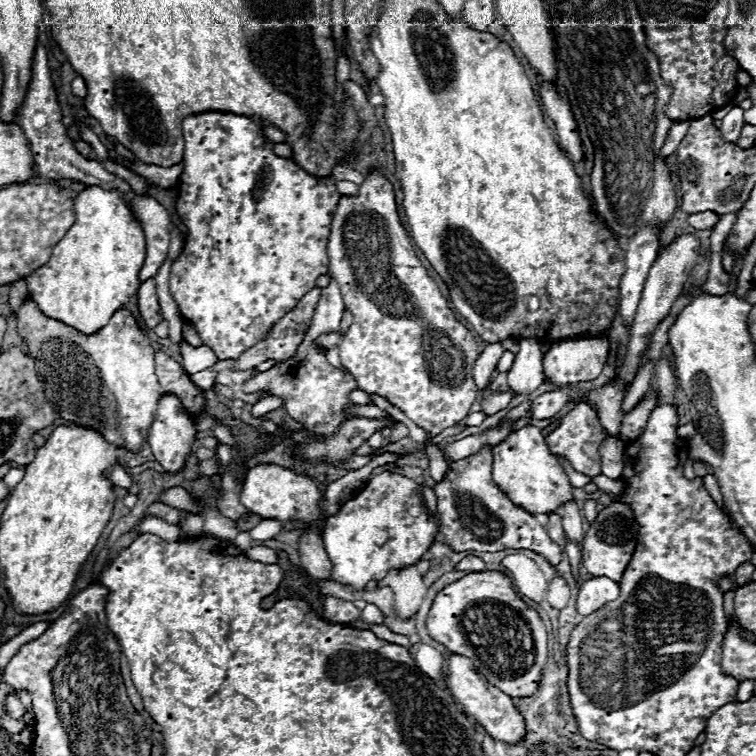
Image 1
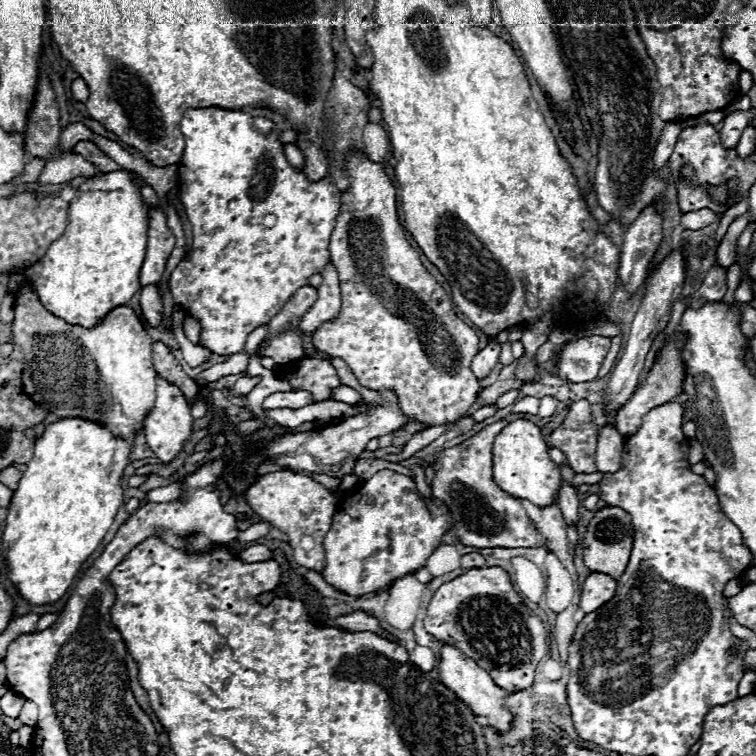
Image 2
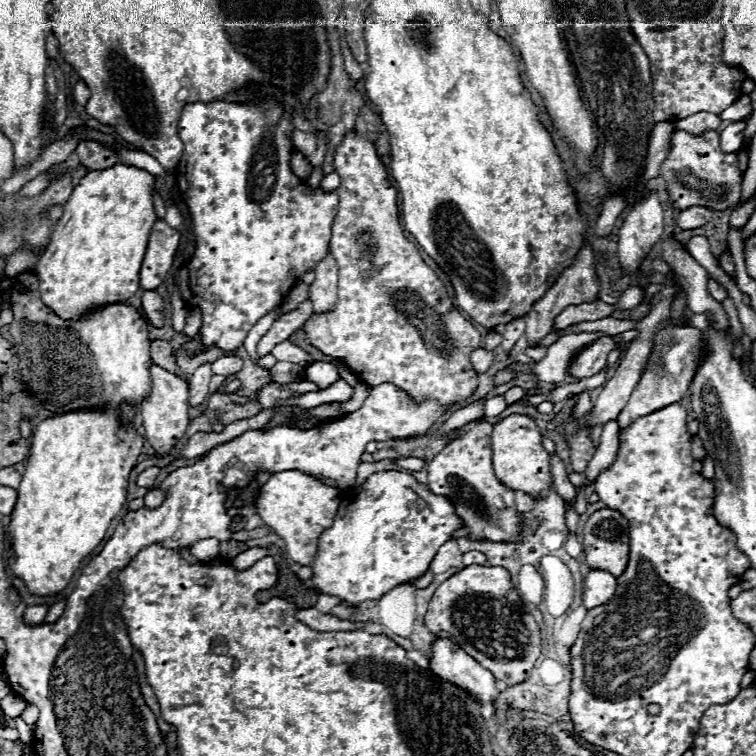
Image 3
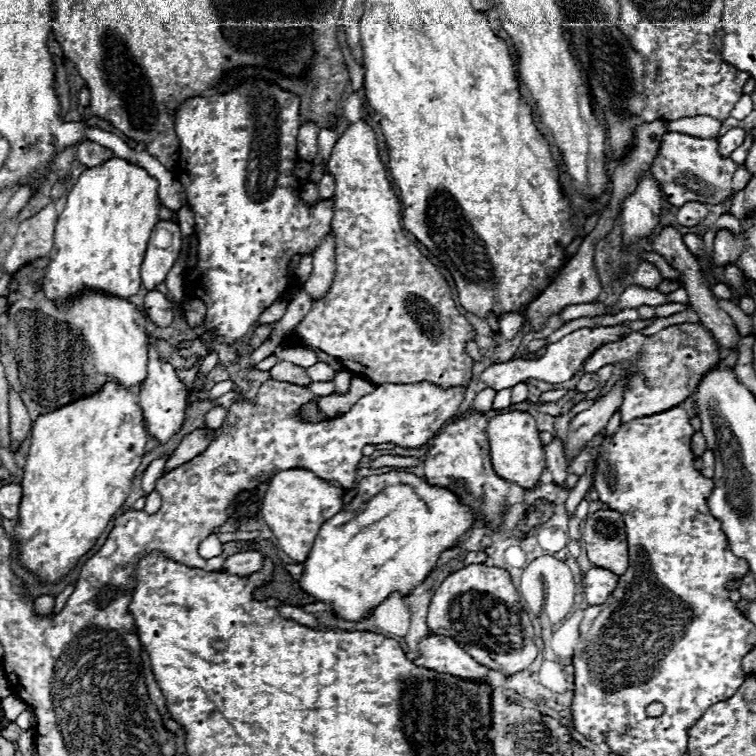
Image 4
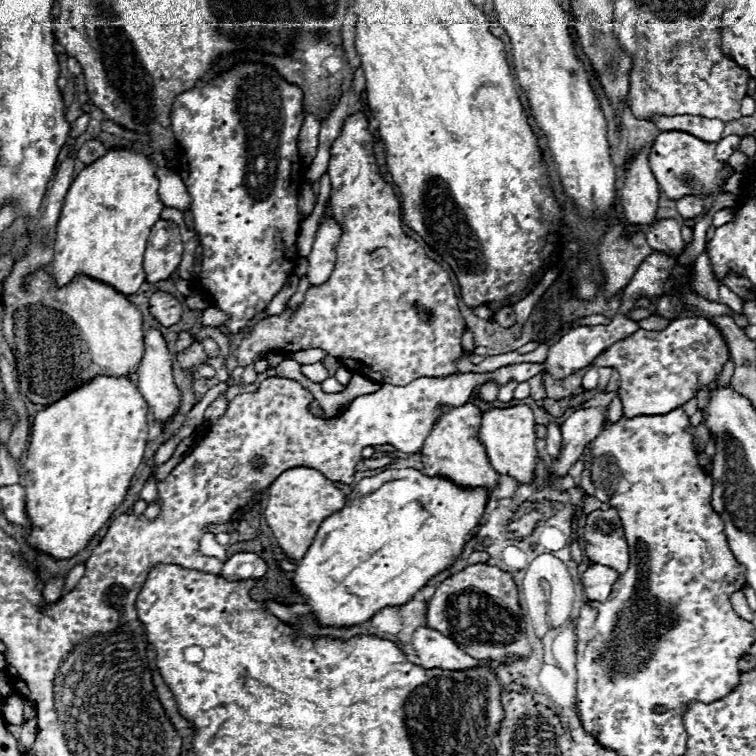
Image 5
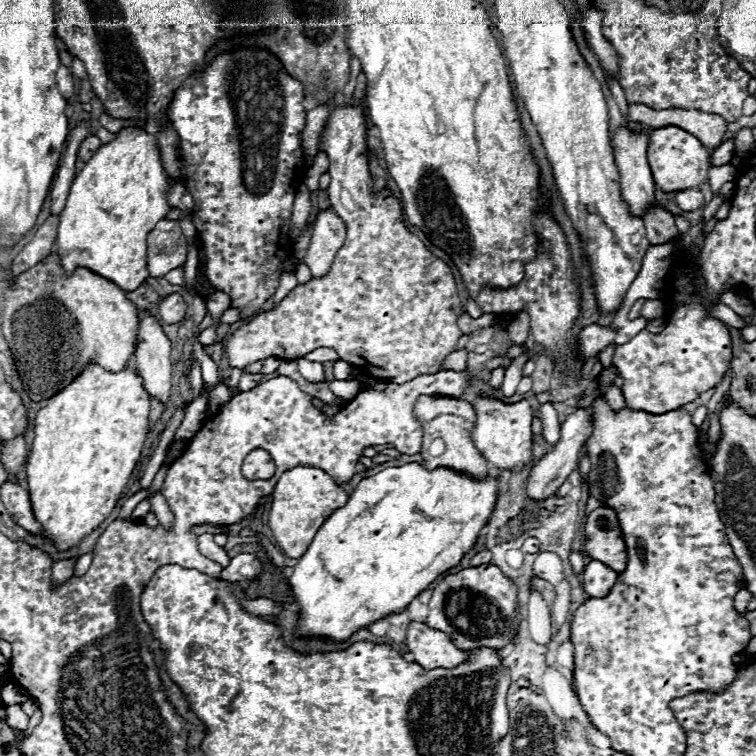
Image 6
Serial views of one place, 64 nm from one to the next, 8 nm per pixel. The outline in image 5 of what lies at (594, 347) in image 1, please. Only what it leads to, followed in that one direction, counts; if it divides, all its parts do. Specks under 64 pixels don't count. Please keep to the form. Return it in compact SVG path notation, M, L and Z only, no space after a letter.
M680 318L650 335L647 330L637 330L626 340L606 348L590 366L612 366L618 370L622 380L618 396L624 416L654 416L666 414L694 398L698 390L714 382L726 360L726 342L706 318Z

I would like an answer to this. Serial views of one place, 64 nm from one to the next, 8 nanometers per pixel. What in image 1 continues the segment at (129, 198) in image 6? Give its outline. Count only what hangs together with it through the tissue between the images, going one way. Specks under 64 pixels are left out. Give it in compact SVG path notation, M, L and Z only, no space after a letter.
M88 186L74 198L76 222L70 226L66 236L52 248L48 264L38 268L32 276L26 278L28 294L38 304L44 316L62 320L66 326L76 328L78 332L90 336L108 324L112 314L136 294L140 280L138 272L146 258L146 240L140 224L130 214L130 208L122 202L116 190L102 190L98 186Z

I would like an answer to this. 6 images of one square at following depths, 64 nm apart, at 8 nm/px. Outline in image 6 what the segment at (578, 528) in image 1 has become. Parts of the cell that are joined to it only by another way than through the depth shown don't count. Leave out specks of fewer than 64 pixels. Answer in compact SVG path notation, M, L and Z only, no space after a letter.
M550 402L540 406L540 420L544 426L544 440L554 448L554 444L558 444L558 440L560 440L560 422L558 422L556 410L552 408Z

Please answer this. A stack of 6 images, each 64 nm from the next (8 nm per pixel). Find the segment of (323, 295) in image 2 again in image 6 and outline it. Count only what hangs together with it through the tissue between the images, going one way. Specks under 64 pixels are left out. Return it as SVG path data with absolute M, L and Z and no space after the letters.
M322 210L316 218L316 226L312 232L310 248L304 258L304 264L310 268L312 276L326 276L330 270L338 248L342 246L346 236L346 224L334 214L334 210Z

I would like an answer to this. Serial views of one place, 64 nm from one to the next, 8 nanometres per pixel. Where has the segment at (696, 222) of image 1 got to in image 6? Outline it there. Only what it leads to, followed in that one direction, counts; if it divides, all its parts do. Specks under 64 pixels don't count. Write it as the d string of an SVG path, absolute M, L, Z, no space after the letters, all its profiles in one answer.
M692 188L692 190L678 192L676 204L682 208L682 212L694 212L694 210L704 206L704 198L702 198L702 192L698 188Z

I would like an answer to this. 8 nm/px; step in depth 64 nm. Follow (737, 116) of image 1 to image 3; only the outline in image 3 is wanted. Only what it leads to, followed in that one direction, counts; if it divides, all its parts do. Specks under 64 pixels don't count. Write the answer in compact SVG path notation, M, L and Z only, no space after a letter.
M744 120L732 122L720 132L720 148L724 152L736 152L742 146L742 140L744 140Z

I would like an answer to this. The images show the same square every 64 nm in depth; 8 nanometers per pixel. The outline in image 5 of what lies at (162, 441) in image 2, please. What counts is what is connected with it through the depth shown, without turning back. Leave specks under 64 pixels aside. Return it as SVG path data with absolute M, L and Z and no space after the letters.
M146 328L146 336L144 336L144 358L142 358L142 366L140 372L136 374L138 380L138 390L142 392L142 398L146 400L148 408L152 410L154 420L162 422L162 426L168 424L168 420L178 414L178 408L182 404L182 392L178 390L176 382L174 382L174 372L172 372L172 358L168 352L168 346L162 338L162 334L154 328Z

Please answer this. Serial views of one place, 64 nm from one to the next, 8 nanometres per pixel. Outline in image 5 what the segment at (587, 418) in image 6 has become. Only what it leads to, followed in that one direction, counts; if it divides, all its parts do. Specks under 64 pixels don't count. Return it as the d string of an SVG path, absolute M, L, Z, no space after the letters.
M596 406L570 414L568 420L562 424L560 458L554 462L554 466L548 466L548 470L554 470L558 478L564 478L572 464L582 456L588 442L592 442L598 436L598 432L602 432L606 412L608 408Z

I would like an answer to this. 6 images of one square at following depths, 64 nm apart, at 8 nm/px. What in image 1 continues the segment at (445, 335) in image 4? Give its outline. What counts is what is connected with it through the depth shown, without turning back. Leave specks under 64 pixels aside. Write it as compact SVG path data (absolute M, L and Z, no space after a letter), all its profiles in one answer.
M374 170L370 176L366 176L366 180L360 184L358 196L340 198L330 228L328 258L330 276L338 280L344 306L352 312L354 322L346 336L340 338L338 332L330 332L320 336L316 342L326 350L338 344L340 364L356 378L358 388L368 394L382 396L394 408L402 410L418 428L428 434L426 444L430 444L430 440L444 428L456 426L470 414L470 406L478 396L478 386L472 378L474 362L478 358L478 344L472 332L454 318L448 300L440 294L426 268L420 264L410 236L400 222L394 188L380 172Z

